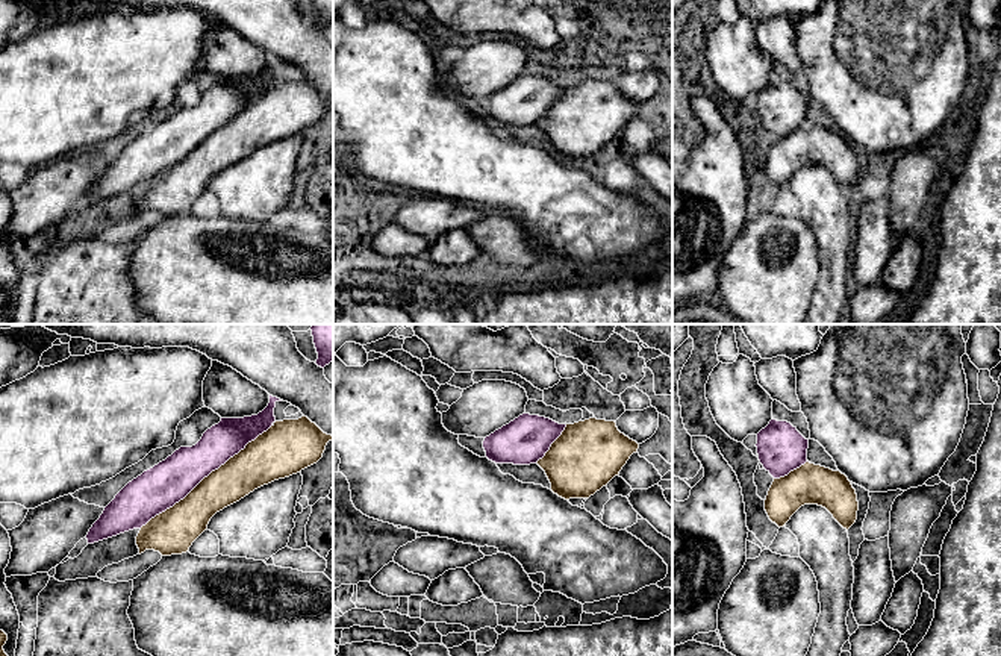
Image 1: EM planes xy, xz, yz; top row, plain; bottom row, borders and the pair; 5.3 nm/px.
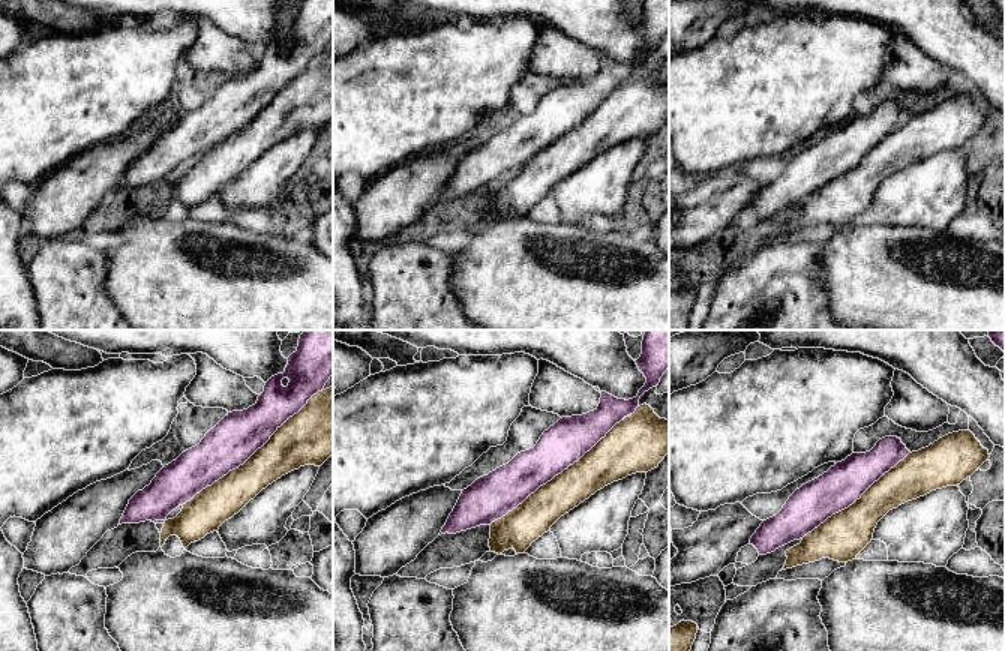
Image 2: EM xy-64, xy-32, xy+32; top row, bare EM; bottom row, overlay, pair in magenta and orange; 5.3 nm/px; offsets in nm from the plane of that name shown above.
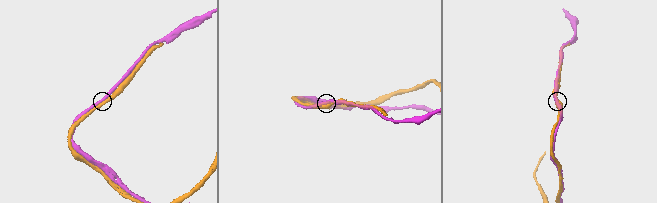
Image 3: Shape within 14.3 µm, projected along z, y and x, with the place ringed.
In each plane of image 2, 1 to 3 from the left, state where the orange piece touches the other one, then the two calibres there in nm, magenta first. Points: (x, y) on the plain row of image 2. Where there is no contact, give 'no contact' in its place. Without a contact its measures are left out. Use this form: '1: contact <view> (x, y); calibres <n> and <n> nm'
1: contact xy-64 (251, 119); calibres 240 and 240 nm
2: contact xy-32 (555, 138); calibres 240 and 200 nm
3: contact xy+32 (855, 164); calibres 220 and 240 nm

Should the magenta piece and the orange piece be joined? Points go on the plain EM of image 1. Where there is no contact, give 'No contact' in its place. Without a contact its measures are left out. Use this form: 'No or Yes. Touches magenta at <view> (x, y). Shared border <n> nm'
Yes. Touches magenta at xy (205, 137). Shared border 900 nm

